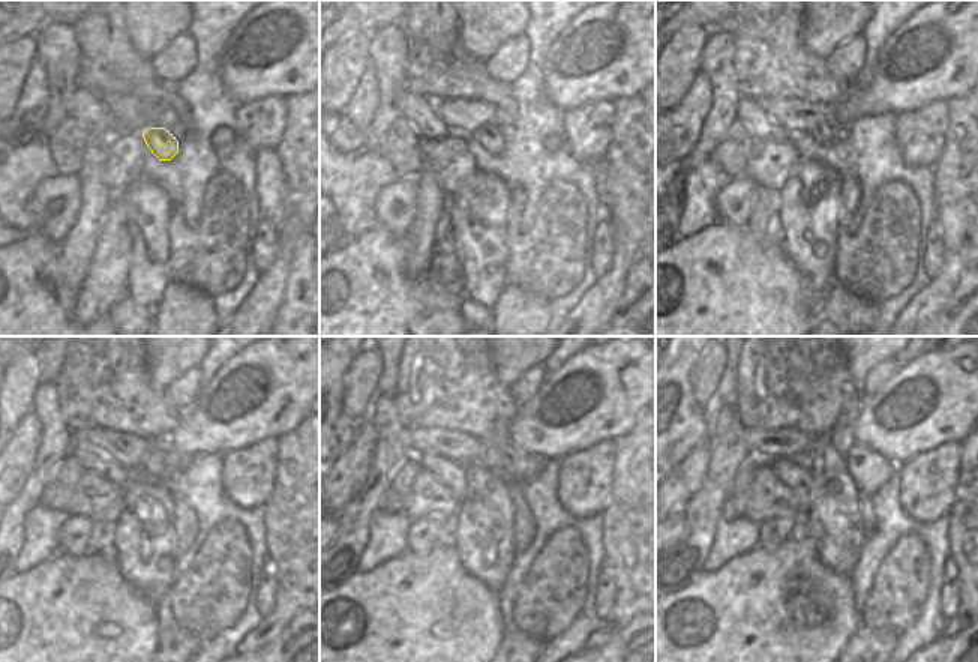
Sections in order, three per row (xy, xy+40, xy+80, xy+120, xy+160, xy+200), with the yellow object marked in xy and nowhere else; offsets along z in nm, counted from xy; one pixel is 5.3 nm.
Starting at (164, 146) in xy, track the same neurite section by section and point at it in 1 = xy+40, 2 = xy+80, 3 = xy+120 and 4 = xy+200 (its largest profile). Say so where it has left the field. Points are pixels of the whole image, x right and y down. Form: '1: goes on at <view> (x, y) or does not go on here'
1: goes on at xy+40 (491, 135)
2: goes on at xy+80 (827, 132)
3: goes on at xy+120 (155, 464)
4: goes on at xy+200 (842, 436)

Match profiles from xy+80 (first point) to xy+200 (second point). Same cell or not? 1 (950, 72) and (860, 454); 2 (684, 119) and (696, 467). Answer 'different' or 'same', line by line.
1: different
2: same

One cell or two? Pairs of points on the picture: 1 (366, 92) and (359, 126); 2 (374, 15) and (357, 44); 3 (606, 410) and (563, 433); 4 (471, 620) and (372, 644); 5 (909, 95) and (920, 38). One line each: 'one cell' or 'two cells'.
1: one cell
2: two cells
3: one cell
4: one cell
5: one cell

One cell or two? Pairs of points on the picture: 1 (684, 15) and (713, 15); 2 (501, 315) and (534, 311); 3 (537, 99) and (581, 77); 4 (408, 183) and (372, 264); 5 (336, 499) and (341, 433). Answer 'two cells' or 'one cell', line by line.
1: one cell
2: one cell
3: two cells
4: two cells
5: two cells

